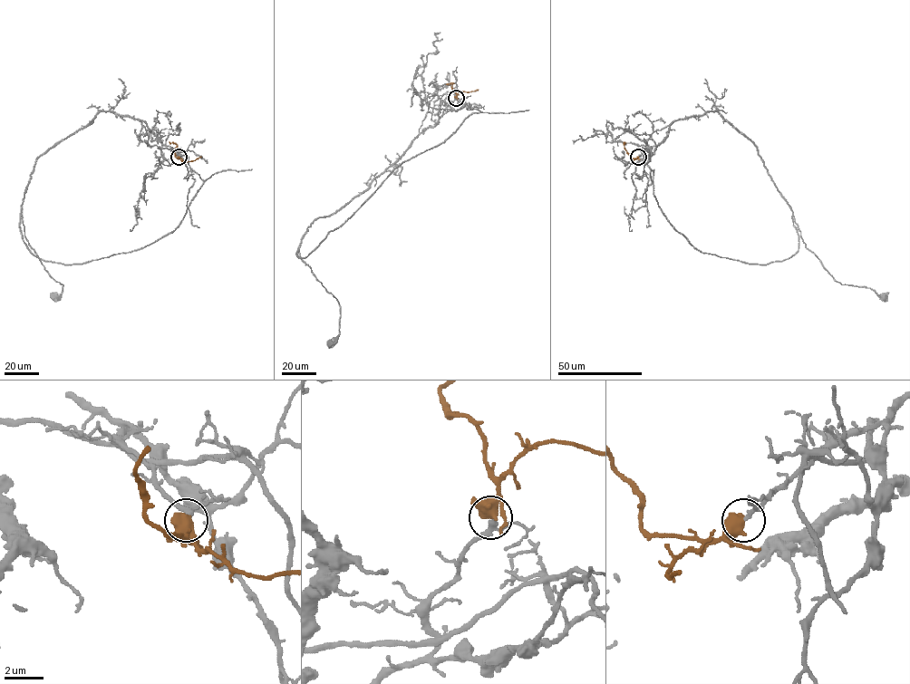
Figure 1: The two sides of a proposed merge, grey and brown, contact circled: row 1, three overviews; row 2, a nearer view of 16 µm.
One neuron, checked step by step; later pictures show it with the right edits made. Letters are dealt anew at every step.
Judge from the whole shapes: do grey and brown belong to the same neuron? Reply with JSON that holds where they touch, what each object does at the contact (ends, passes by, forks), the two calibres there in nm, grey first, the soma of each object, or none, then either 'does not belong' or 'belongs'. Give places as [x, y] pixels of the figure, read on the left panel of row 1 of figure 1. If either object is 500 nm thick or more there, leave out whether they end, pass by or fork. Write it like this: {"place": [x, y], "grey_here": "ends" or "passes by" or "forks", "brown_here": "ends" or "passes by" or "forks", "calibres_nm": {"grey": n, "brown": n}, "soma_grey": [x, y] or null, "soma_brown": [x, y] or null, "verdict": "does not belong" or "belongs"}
{"place": [179, 157], "calibres_nm": {"grey": 200, "brown": 800}, "soma_grey": [53, 297], "soma_brown": null, "verdict": "belongs"}

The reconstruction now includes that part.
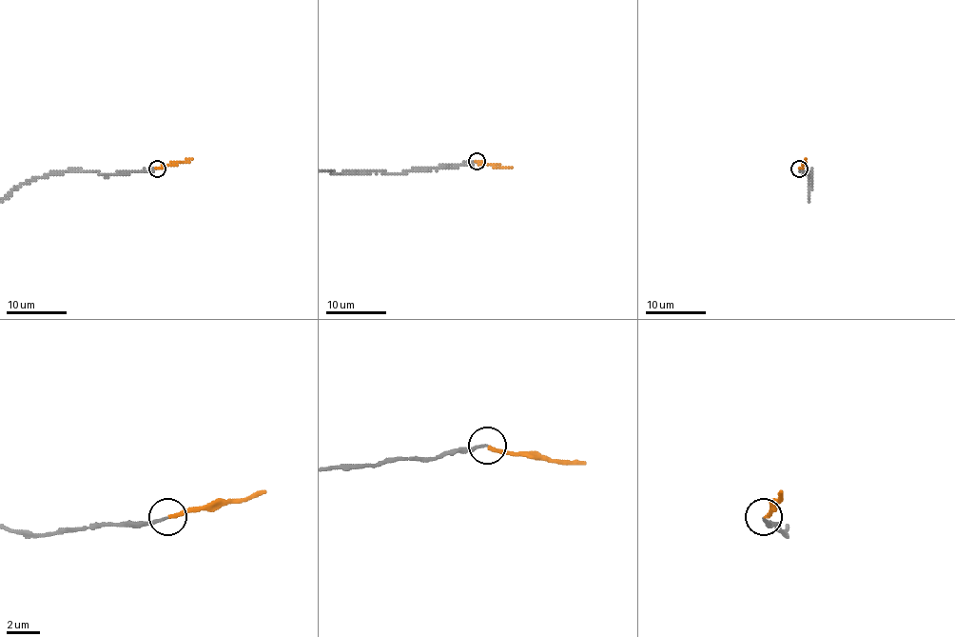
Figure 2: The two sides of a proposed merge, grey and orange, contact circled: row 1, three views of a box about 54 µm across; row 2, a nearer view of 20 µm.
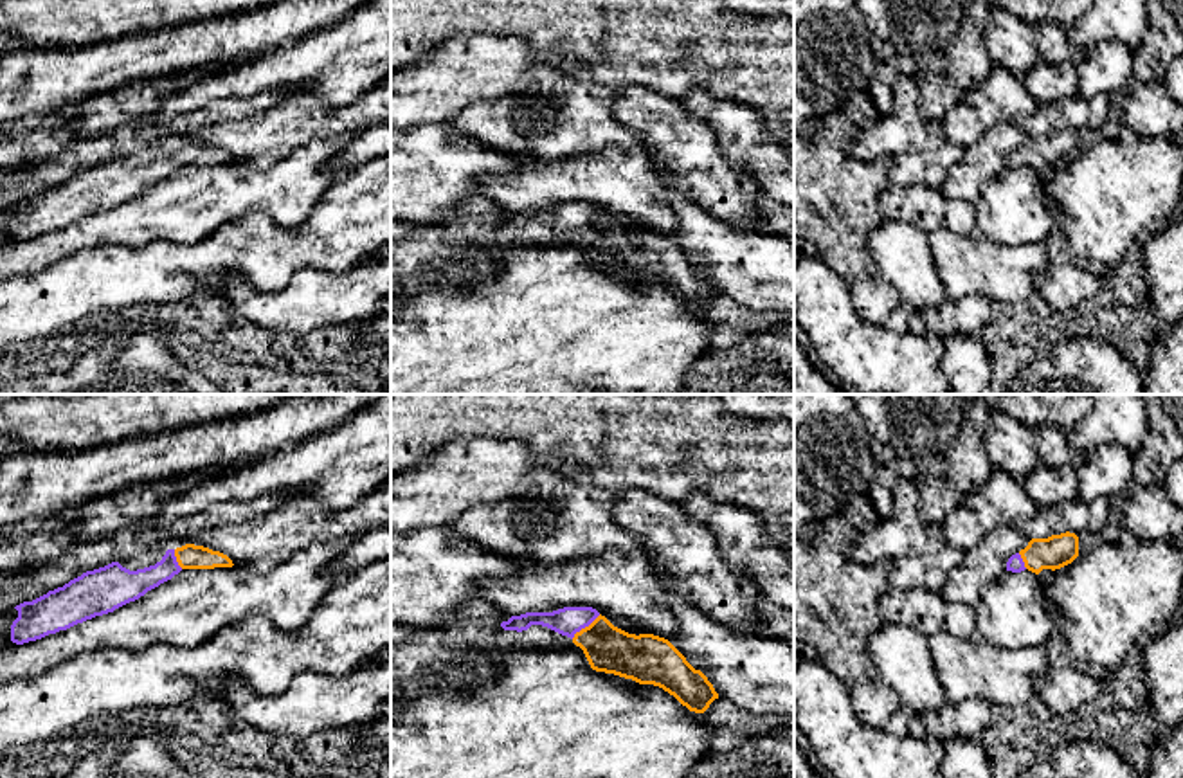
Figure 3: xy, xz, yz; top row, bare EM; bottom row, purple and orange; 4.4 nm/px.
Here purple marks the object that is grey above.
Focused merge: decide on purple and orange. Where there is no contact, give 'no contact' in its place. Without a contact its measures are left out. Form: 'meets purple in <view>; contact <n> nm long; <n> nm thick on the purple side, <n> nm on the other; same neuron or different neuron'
meets purple in xz; contact 170 nm long; 130 nm thick on the purple side, 200 nm on the other; same neuron

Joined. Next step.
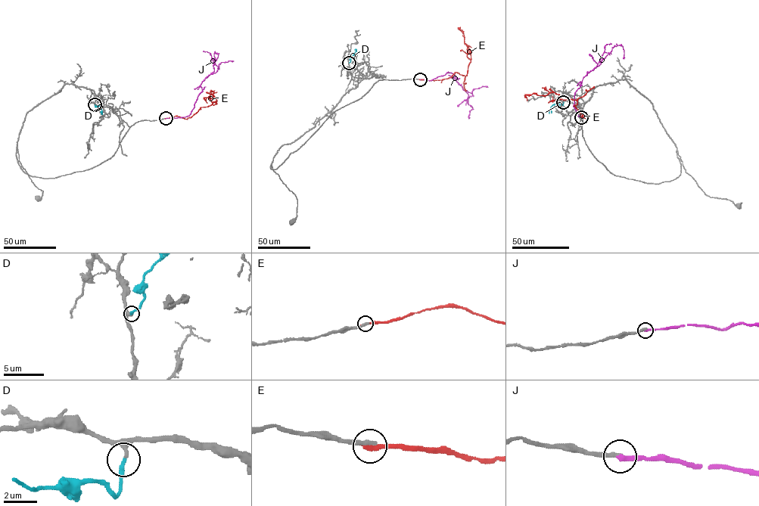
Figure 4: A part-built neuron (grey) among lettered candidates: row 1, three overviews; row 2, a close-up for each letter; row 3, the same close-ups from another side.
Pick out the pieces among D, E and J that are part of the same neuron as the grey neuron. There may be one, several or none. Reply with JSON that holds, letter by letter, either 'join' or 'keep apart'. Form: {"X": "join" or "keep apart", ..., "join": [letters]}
{"D": "join", "E": "keep apart", "J": "keep apart", "join": ["D"]}

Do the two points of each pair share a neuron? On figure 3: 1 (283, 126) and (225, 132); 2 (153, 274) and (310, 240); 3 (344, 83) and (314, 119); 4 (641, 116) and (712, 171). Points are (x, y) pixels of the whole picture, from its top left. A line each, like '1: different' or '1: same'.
1: same
2: same
3: different
4: same

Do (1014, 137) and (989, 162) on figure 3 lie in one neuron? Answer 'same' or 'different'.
same

